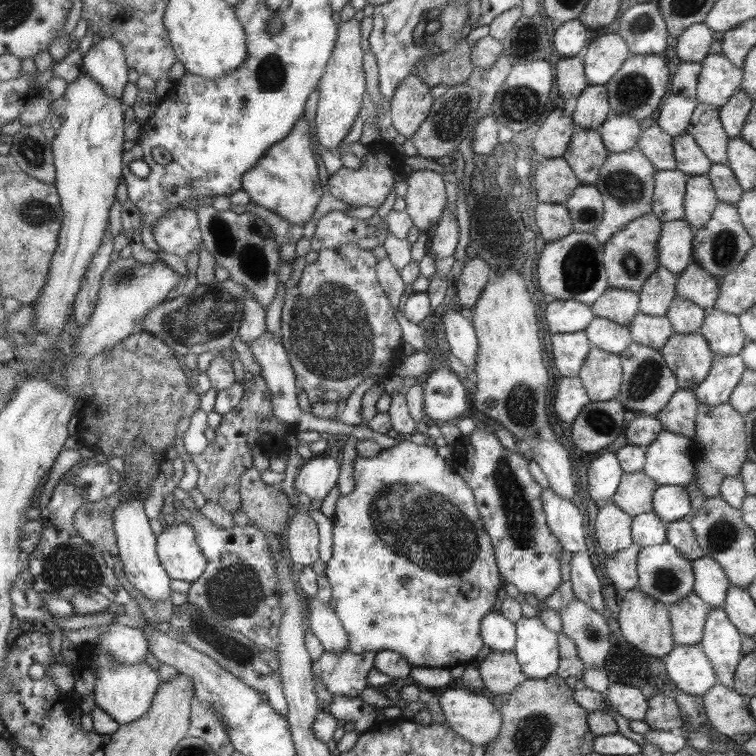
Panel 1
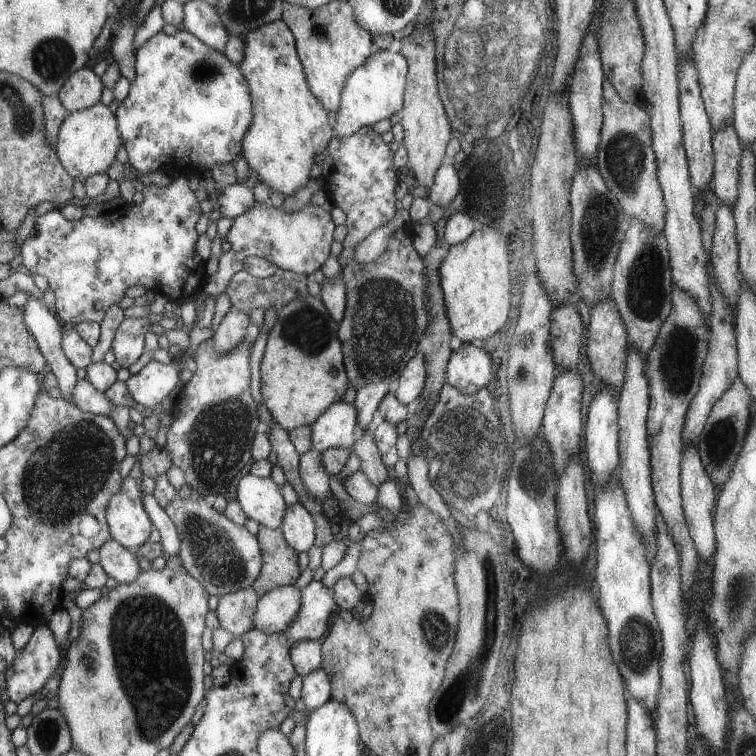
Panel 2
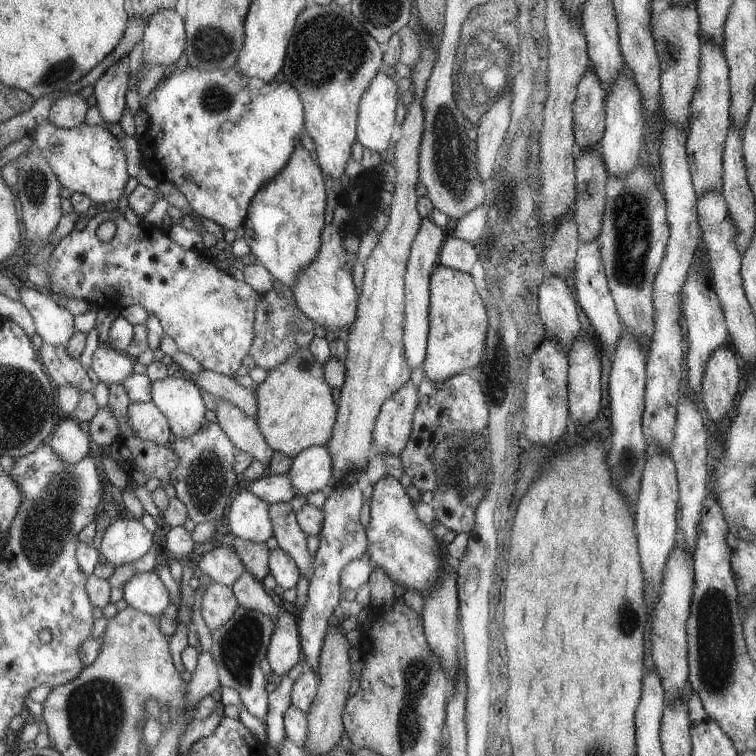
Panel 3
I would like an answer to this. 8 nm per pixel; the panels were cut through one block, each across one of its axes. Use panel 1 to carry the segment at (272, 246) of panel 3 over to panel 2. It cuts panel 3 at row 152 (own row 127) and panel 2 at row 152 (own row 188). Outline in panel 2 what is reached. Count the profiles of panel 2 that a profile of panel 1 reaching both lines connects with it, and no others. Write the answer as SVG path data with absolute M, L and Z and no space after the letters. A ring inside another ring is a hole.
M281 18L272 23L263 24L246 34L244 40L244 57L238 65L249 84L253 99L254 120L246 134L242 154L246 157L249 167L259 176L259 181L269 184L285 198L305 186L310 178L310 170L314 166L316 152L323 152L332 138L330 116L325 105L314 96L309 87L305 67L297 53L296 37L292 29Z

